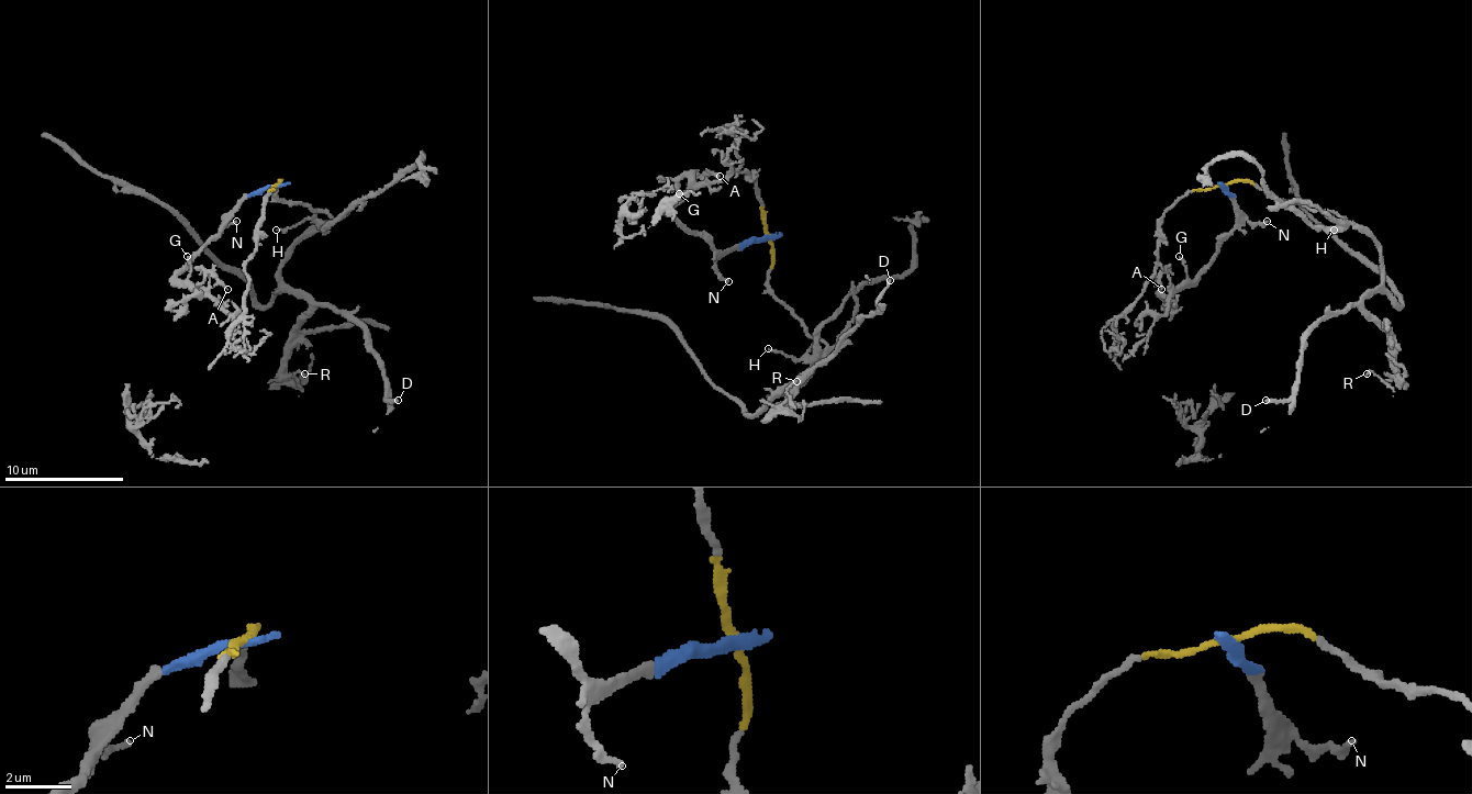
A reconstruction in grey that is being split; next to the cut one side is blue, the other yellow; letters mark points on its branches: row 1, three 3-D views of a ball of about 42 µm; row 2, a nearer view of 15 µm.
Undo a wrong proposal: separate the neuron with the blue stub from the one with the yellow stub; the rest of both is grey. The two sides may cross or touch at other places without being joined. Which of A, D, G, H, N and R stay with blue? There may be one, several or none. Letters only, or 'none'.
A, G, N

